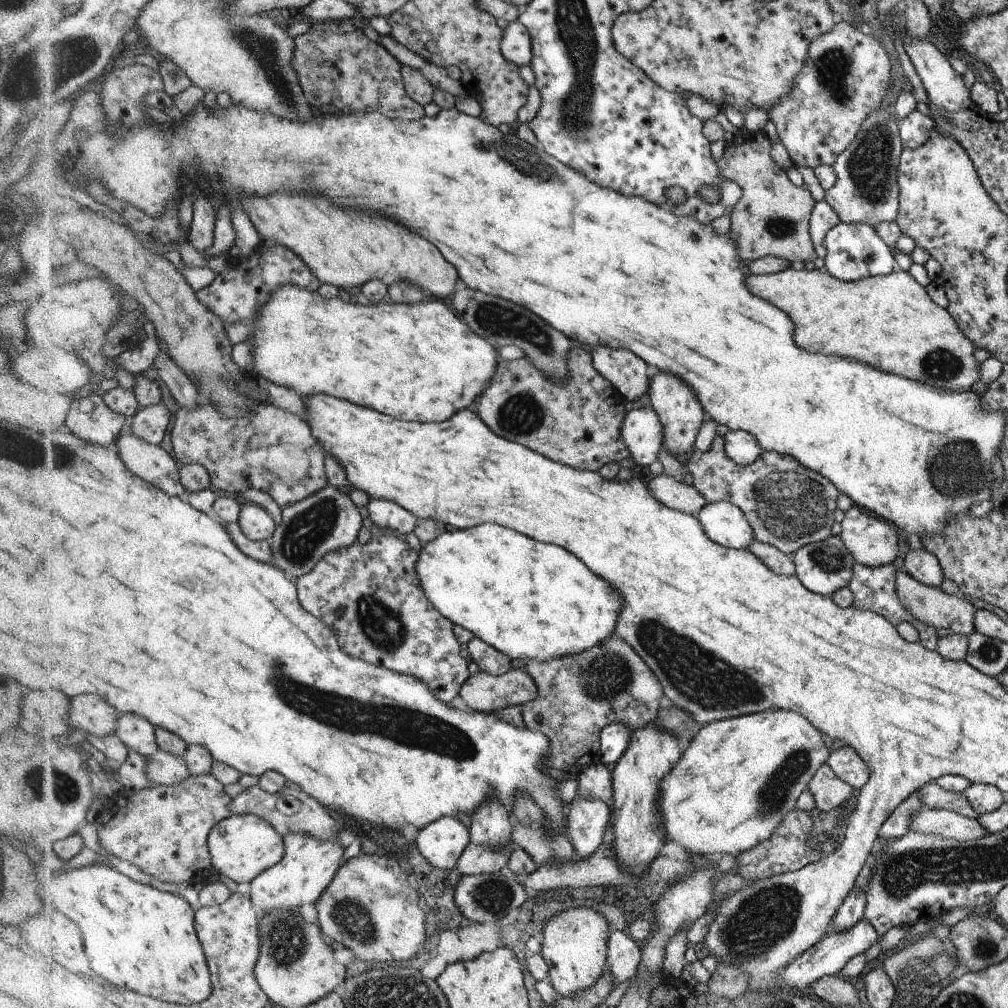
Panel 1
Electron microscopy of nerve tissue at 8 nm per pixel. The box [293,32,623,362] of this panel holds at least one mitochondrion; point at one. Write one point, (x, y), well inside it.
(508, 151)

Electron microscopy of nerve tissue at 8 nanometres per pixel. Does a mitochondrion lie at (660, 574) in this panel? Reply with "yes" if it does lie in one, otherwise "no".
no

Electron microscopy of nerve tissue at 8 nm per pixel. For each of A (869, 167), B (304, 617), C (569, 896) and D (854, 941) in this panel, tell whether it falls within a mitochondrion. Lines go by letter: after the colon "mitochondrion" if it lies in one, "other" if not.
A: mitochondrion
B: other
C: other
D: other

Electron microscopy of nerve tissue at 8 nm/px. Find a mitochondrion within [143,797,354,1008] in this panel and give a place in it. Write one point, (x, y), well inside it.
(286, 941)

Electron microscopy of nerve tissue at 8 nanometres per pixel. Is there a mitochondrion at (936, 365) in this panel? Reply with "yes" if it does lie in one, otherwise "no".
yes

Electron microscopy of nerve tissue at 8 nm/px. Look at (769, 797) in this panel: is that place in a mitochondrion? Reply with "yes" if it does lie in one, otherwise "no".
yes

